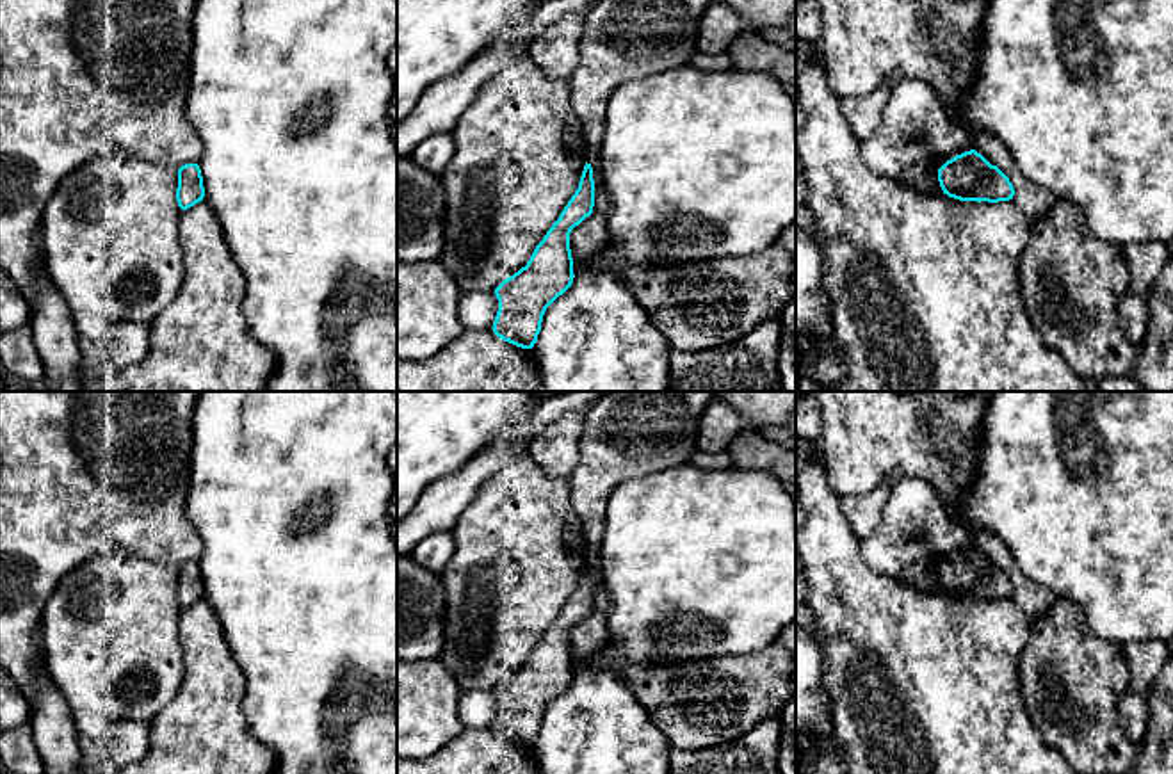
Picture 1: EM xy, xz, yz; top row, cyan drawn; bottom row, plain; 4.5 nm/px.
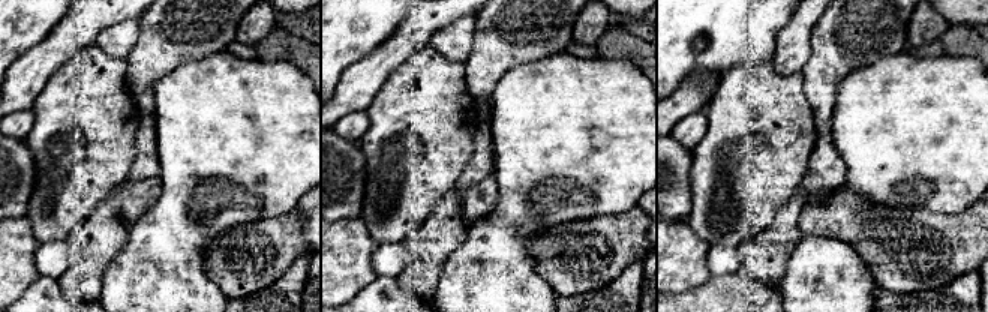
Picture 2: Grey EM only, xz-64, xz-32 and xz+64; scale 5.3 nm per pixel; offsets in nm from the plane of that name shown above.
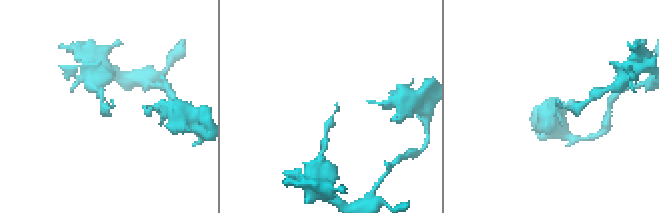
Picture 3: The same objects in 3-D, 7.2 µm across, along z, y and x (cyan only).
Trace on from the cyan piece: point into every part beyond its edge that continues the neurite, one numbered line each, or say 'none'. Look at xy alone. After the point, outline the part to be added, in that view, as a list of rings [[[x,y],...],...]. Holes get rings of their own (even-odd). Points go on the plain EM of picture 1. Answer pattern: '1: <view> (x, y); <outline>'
none

